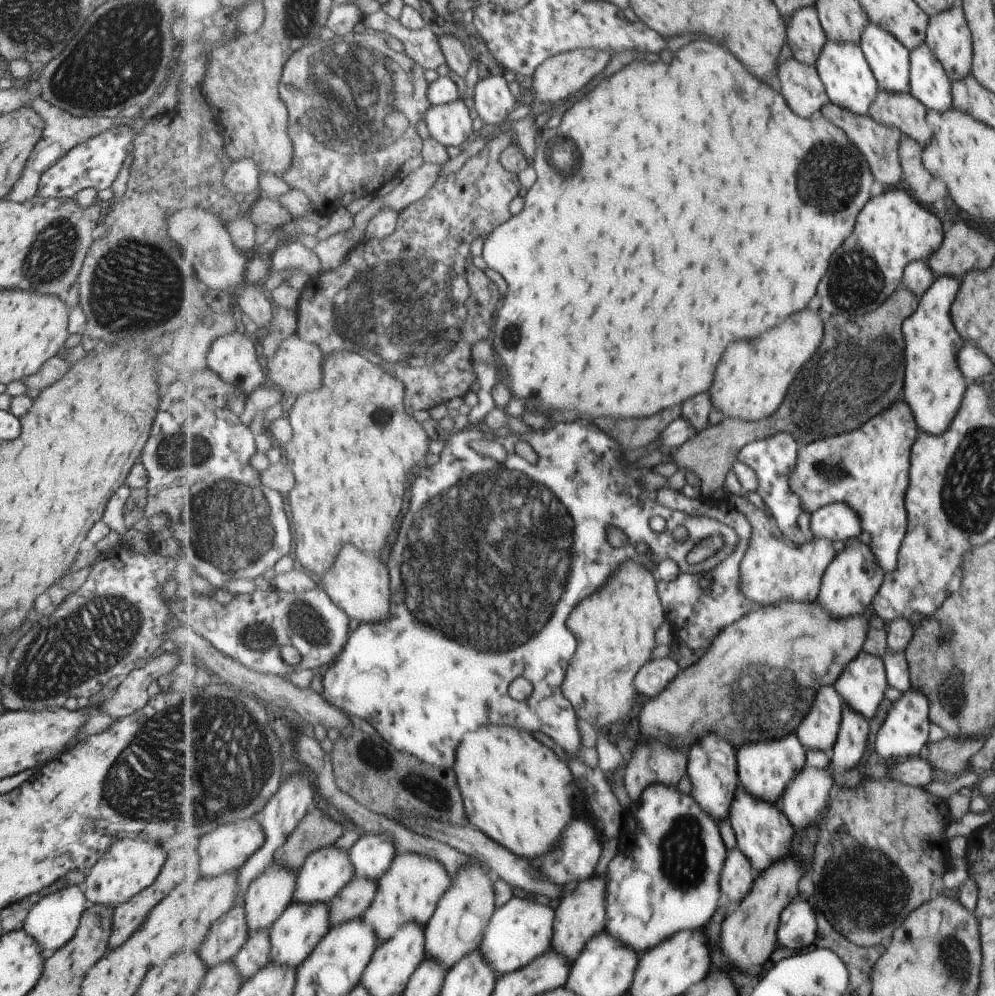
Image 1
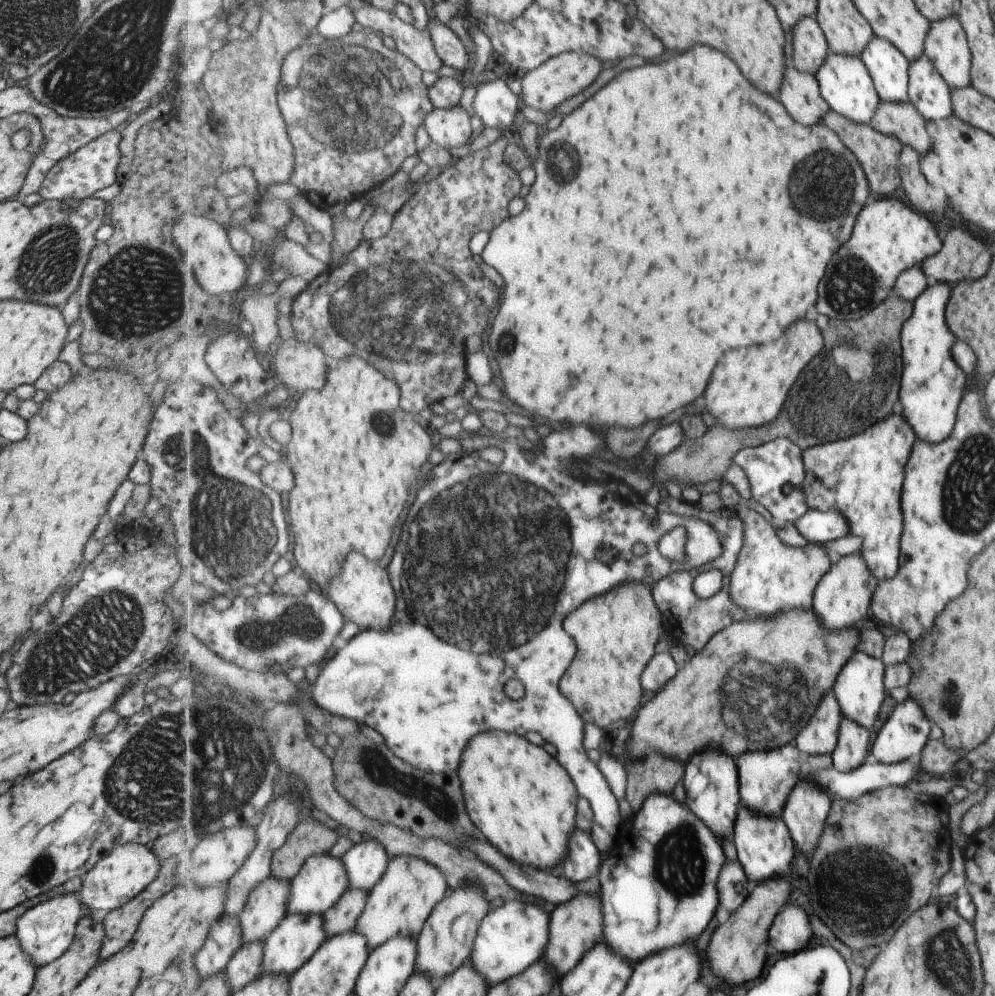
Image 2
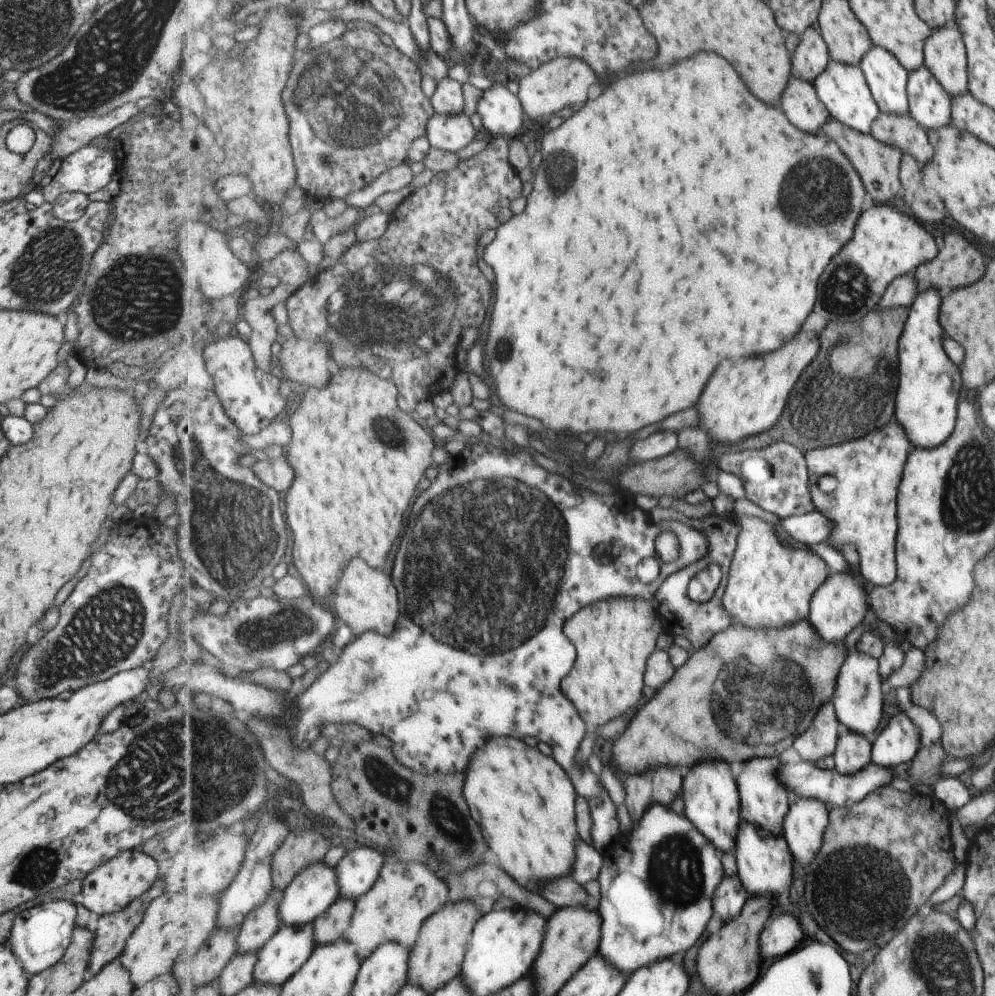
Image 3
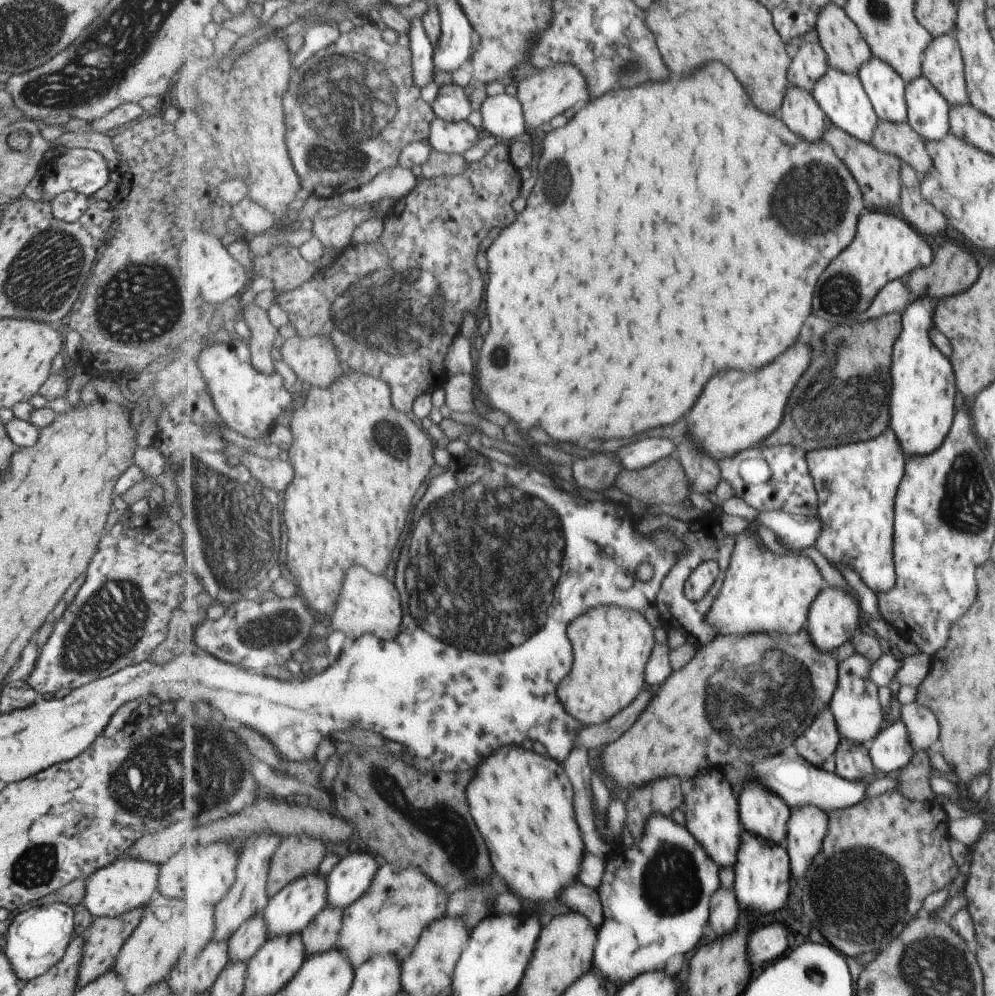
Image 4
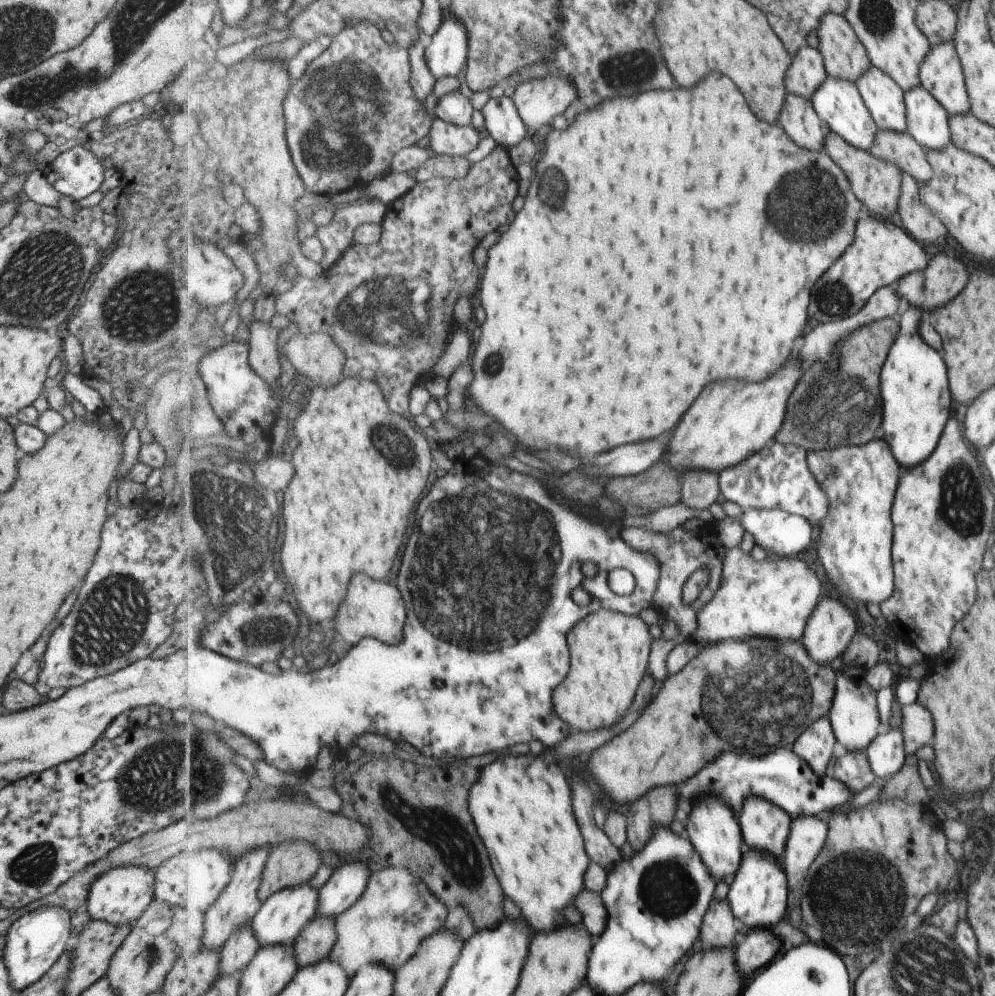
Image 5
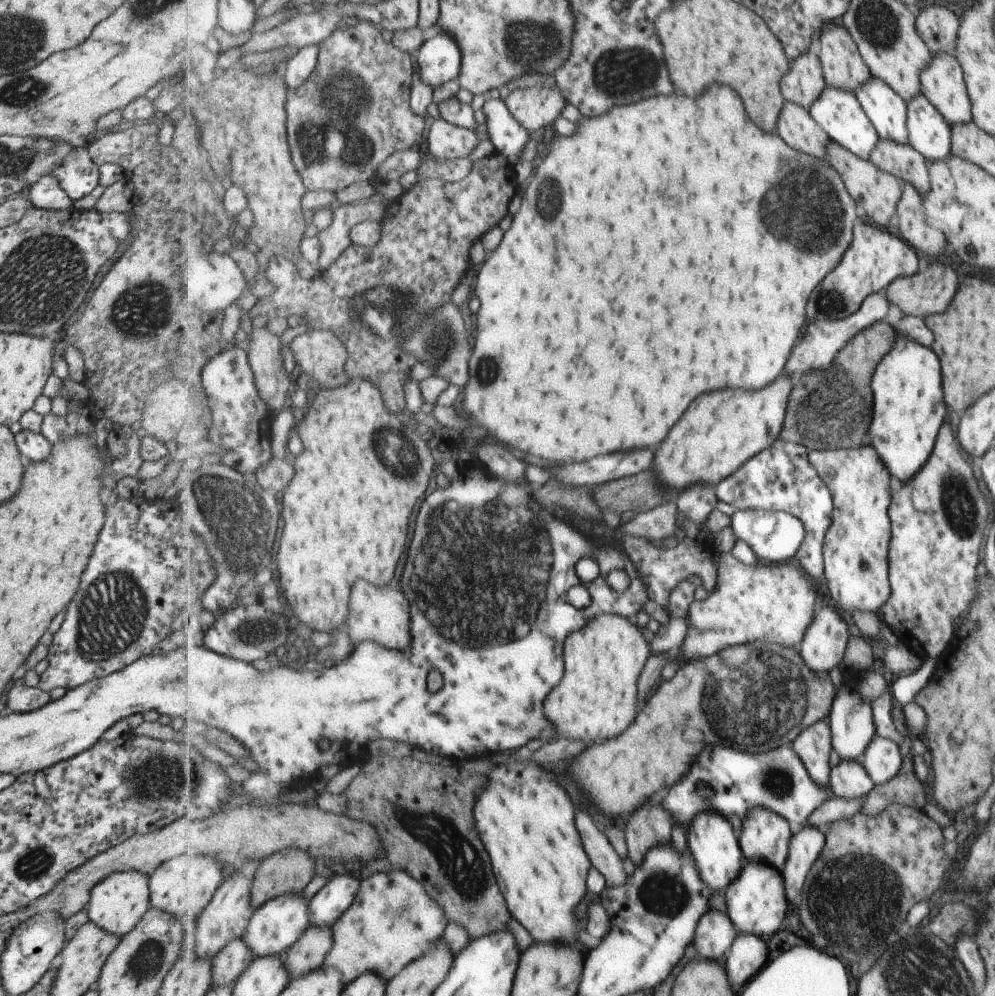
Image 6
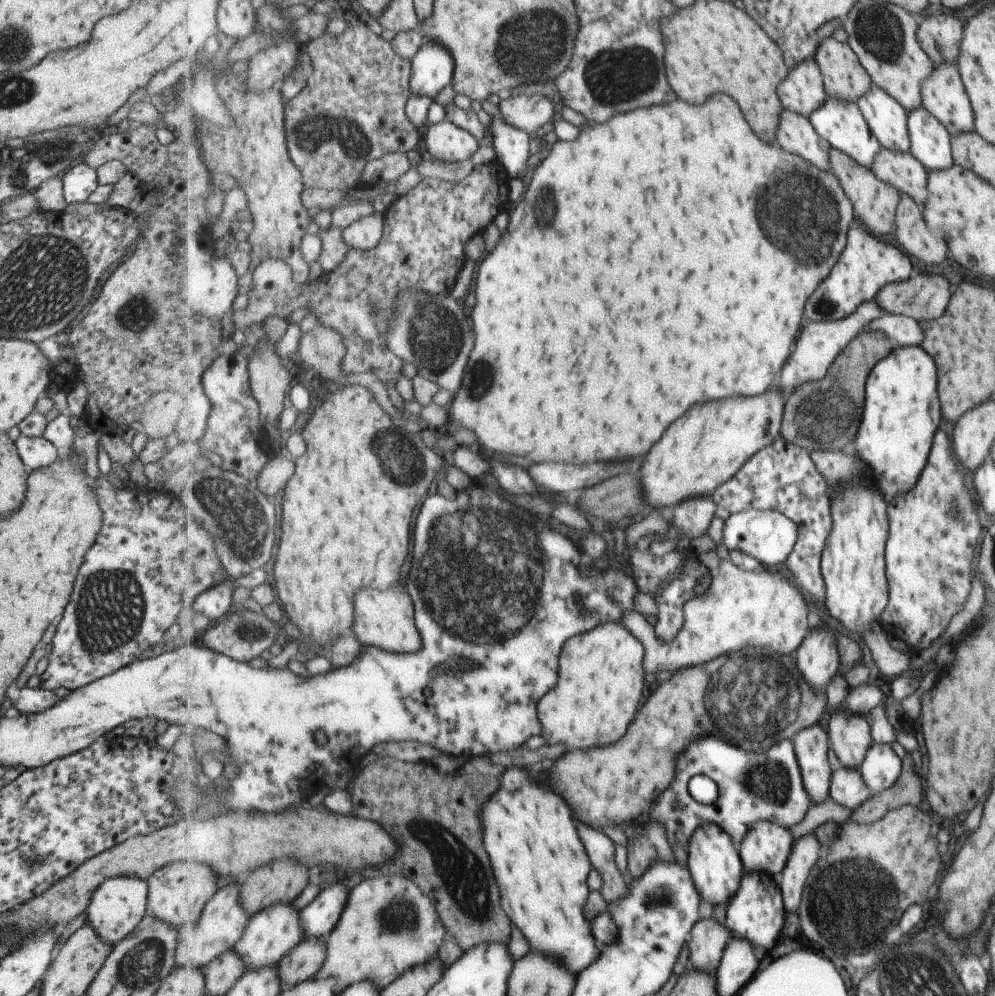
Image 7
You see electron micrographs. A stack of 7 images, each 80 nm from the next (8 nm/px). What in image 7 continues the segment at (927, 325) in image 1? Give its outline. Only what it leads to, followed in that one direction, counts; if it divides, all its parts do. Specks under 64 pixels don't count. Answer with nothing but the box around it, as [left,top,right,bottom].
[850,346,939,502]

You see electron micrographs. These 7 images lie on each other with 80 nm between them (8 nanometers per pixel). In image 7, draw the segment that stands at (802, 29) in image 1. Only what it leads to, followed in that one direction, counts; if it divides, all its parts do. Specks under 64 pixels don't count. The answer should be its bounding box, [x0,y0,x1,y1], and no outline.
[778,57,829,117]

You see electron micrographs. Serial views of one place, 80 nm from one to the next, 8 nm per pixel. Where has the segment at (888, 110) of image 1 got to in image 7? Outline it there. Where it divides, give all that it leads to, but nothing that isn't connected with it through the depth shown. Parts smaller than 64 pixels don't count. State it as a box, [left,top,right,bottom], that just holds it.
[870,147,929,206]

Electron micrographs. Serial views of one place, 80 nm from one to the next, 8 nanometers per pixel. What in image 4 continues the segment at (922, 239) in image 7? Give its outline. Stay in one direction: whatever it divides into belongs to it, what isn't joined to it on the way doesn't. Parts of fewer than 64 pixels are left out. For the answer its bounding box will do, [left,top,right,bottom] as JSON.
[899,164,945,236]

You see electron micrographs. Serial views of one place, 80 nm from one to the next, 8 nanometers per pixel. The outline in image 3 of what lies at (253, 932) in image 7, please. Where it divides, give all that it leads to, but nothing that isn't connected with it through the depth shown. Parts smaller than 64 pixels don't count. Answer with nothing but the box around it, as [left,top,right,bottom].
[280,862,340,926]

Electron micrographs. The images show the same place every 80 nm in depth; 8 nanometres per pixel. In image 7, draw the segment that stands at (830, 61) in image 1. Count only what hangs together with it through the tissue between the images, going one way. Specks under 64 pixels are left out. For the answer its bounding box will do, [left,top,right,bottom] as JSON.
[810,96,881,168]

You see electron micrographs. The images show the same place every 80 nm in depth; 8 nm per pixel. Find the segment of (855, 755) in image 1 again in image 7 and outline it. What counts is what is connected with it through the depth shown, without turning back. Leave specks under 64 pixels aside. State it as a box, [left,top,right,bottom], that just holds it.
[830,767,871,811]

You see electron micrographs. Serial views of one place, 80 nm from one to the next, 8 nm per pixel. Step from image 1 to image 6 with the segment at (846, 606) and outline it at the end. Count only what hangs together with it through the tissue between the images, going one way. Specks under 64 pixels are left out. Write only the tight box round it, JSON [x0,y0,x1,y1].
[799,606,847,675]

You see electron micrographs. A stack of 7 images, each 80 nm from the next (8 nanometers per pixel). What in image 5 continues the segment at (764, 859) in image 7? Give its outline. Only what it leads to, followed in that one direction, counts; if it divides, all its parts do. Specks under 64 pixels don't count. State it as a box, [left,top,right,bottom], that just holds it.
[737,796,792,861]

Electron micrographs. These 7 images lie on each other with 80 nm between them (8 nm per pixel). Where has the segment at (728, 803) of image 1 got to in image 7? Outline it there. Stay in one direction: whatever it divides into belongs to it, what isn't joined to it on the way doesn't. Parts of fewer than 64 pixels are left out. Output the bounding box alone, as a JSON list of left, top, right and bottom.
[687,823,746,912]

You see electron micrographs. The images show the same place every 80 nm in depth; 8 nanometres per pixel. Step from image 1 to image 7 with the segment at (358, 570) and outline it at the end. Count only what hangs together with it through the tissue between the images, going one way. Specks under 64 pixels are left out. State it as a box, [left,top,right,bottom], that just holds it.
[353,584,423,653]

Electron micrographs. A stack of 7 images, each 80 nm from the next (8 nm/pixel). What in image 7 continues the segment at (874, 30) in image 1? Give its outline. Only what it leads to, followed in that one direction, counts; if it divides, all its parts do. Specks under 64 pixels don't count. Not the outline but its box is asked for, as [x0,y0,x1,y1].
[855,84,910,152]

